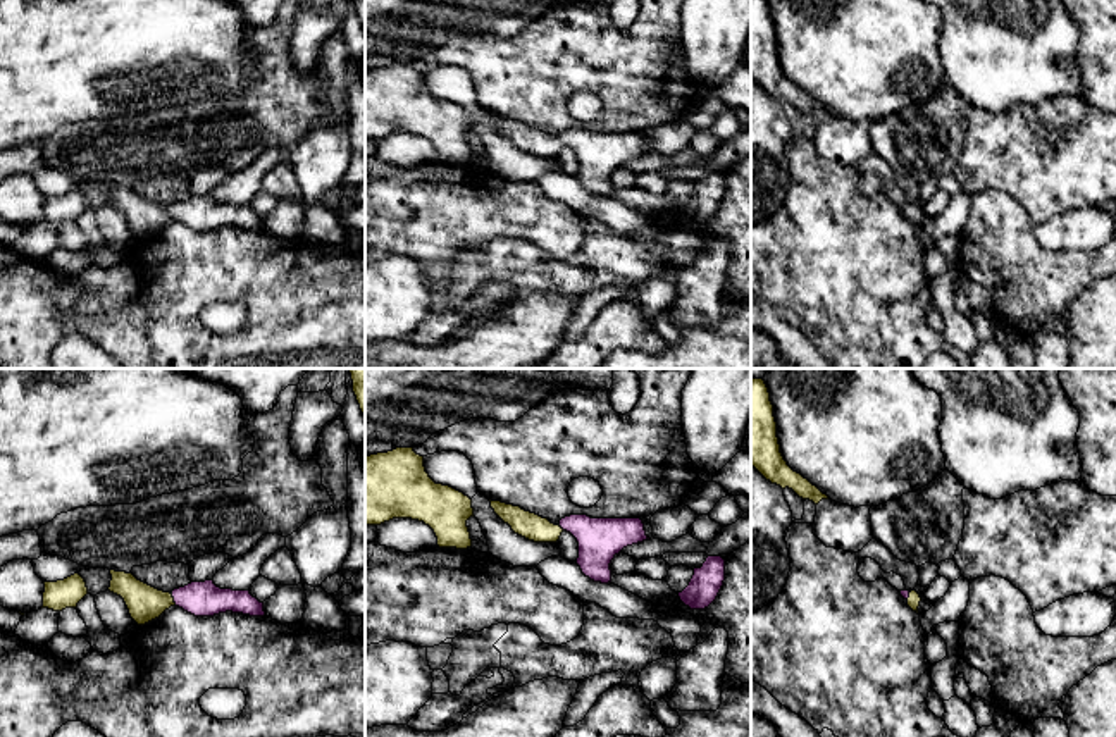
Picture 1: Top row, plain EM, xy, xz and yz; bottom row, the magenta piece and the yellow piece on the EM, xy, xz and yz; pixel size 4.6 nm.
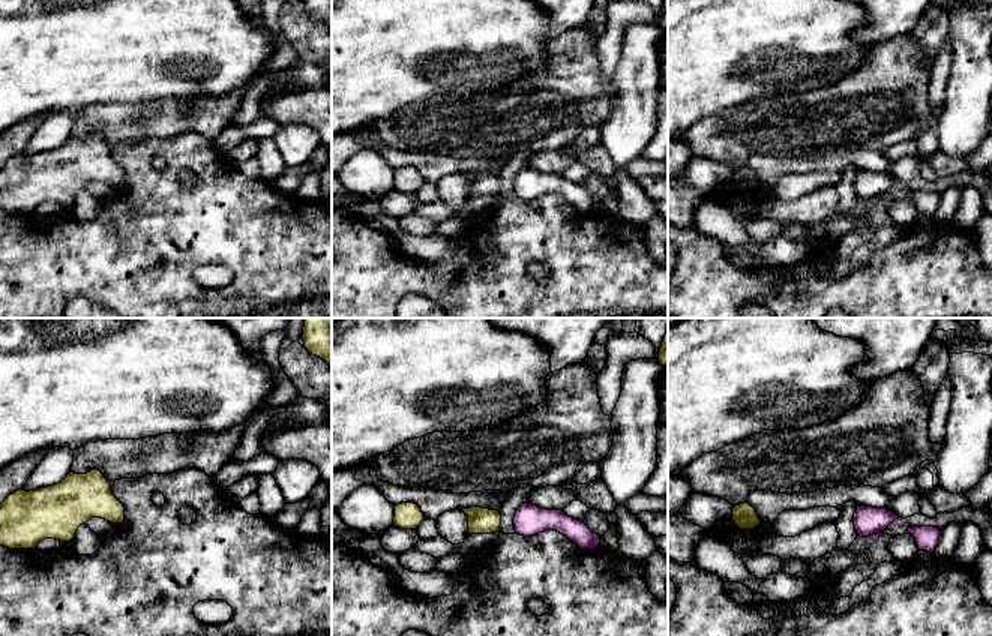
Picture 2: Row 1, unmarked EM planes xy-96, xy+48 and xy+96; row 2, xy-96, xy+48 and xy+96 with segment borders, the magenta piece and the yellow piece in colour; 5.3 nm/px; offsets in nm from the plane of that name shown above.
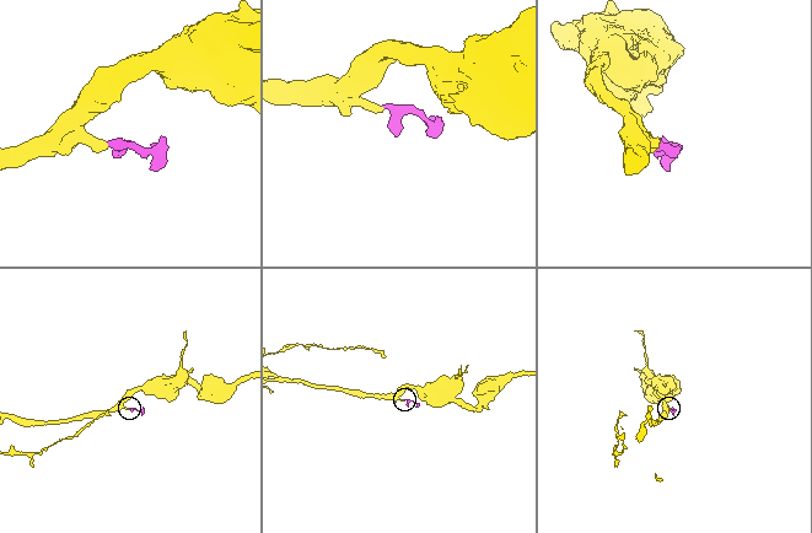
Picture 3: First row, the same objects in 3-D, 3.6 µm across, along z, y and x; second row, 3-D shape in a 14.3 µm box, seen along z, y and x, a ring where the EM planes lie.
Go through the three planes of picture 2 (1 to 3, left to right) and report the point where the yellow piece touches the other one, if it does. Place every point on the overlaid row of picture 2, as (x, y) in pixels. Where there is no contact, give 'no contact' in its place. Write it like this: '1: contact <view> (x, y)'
1: no contact
2: no contact
3: no contact

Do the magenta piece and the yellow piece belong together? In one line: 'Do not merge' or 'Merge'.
Merge

